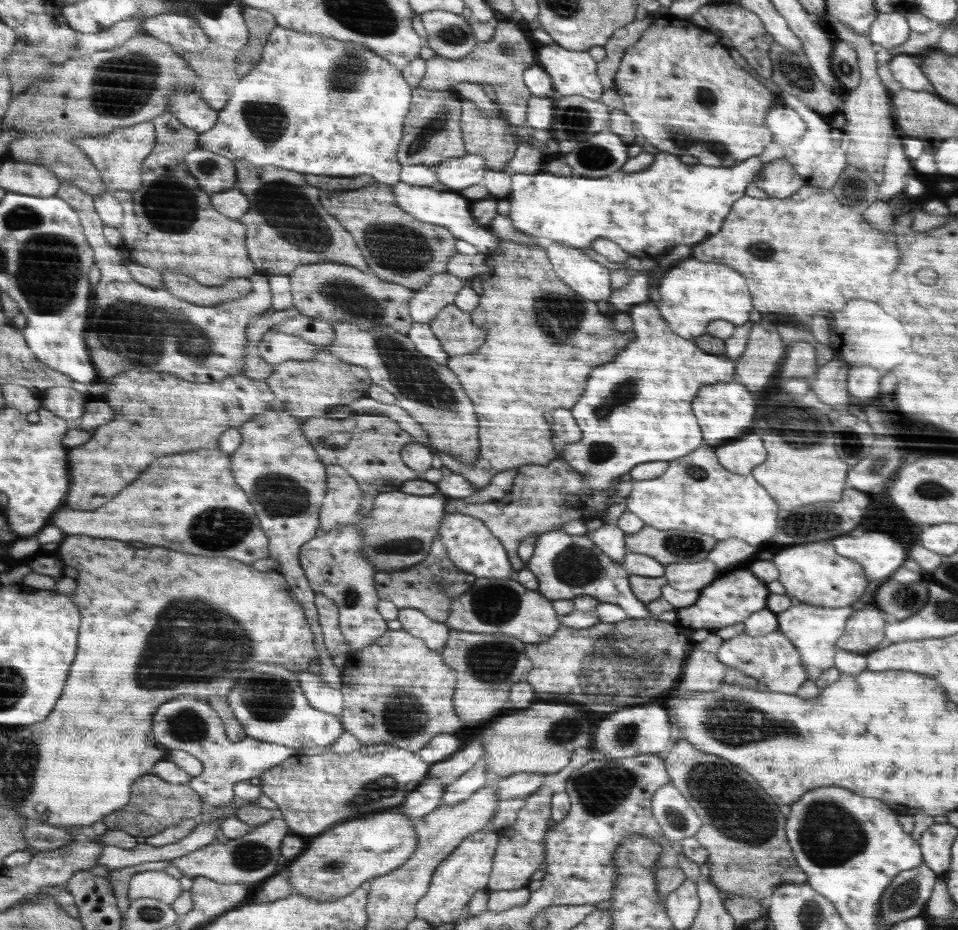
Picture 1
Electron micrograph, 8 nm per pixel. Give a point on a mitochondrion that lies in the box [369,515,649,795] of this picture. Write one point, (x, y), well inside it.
(484, 661)

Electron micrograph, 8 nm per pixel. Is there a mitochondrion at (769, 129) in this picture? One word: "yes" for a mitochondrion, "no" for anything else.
no

